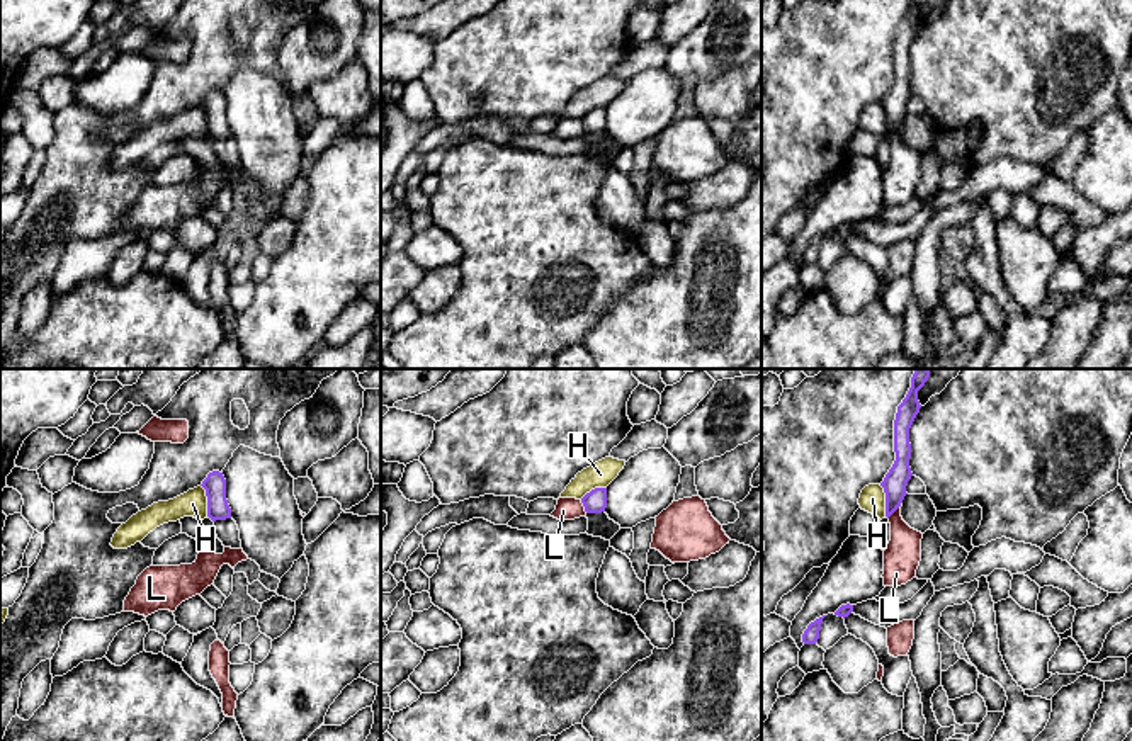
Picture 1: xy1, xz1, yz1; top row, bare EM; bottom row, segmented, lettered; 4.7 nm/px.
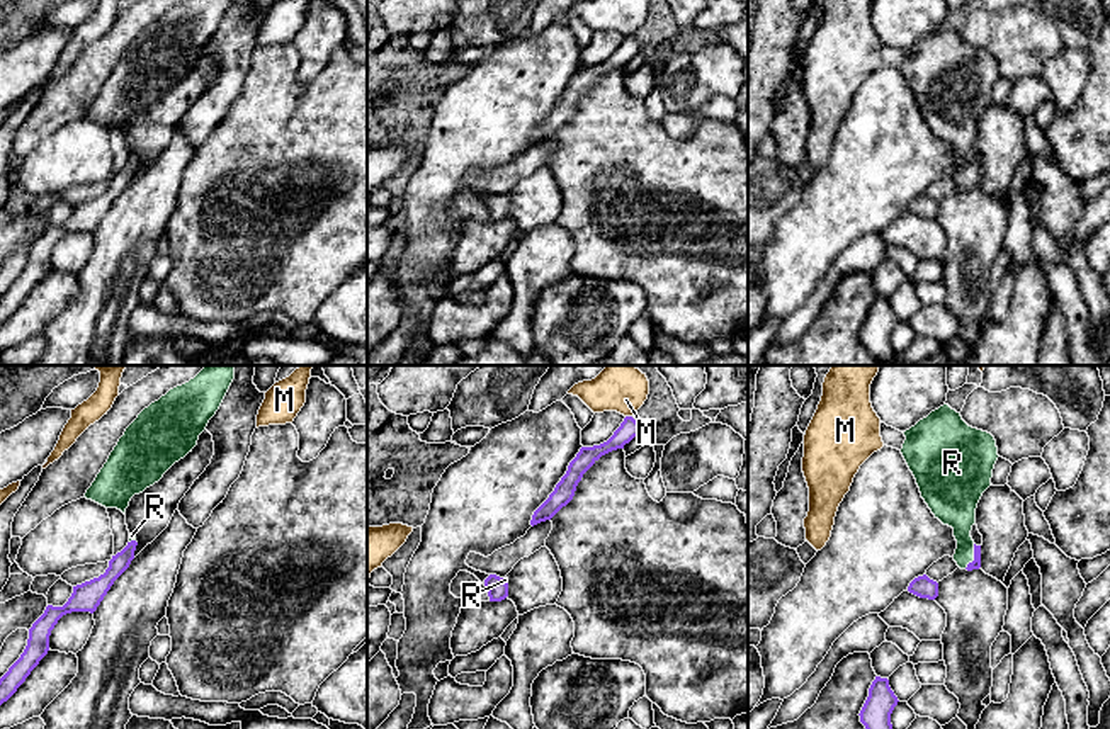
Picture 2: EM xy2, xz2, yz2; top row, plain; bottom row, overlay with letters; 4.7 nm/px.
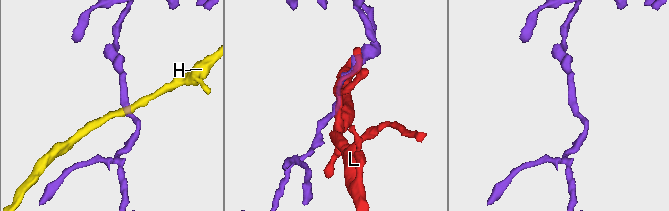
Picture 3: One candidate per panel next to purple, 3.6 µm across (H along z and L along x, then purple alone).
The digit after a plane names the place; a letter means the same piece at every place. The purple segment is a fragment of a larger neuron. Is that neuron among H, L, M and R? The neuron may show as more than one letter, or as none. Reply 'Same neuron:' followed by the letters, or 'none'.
Same neuron: R

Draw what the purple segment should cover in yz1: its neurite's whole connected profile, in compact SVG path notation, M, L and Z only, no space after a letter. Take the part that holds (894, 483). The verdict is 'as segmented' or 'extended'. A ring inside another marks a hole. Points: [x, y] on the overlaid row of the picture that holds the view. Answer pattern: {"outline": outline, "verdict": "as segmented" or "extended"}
{"outline": "M914 369L911 377L911 387L897 406L896 420L894 420L894 452L896 461L889 472L886 474L880 486L886 493L886 517L889 518L903 503L906 493L908 481L913 472L909 467L911 457L911 444L909 444L909 428L920 413L918 391L925 386L930 377L928 369Z", "verdict": "as segmented"}

